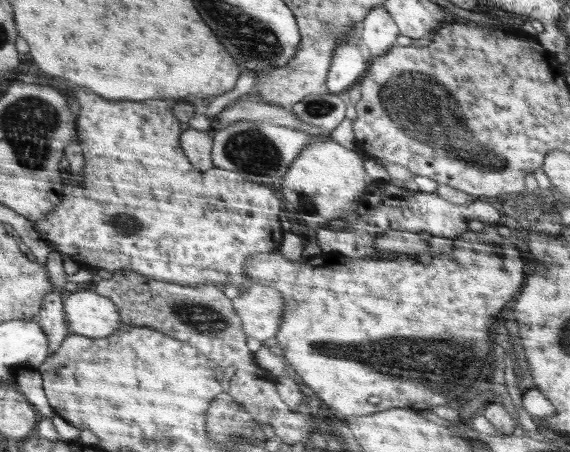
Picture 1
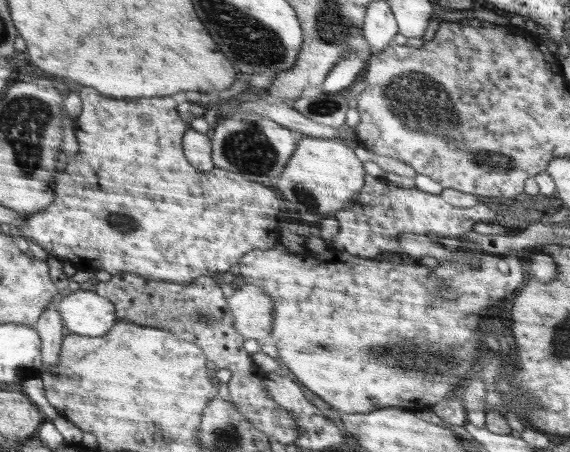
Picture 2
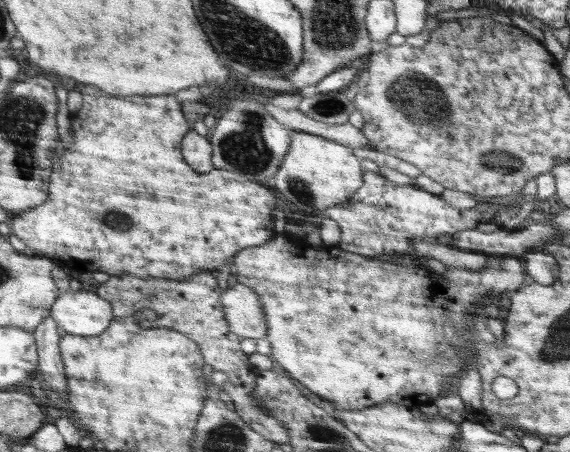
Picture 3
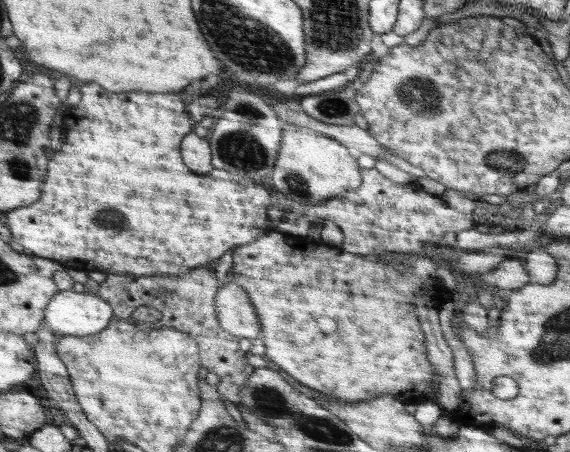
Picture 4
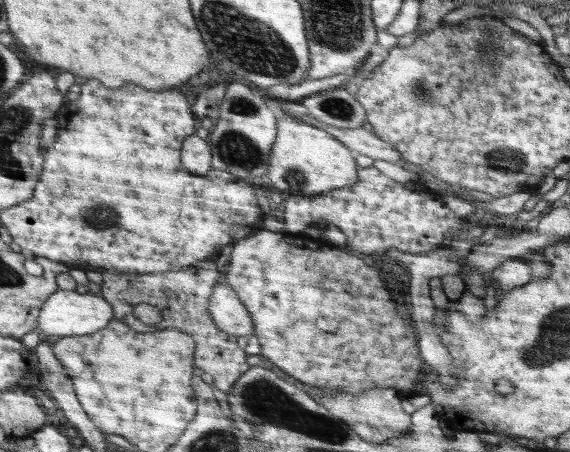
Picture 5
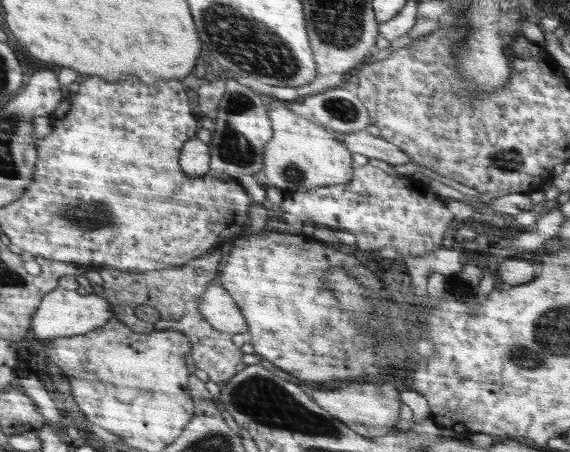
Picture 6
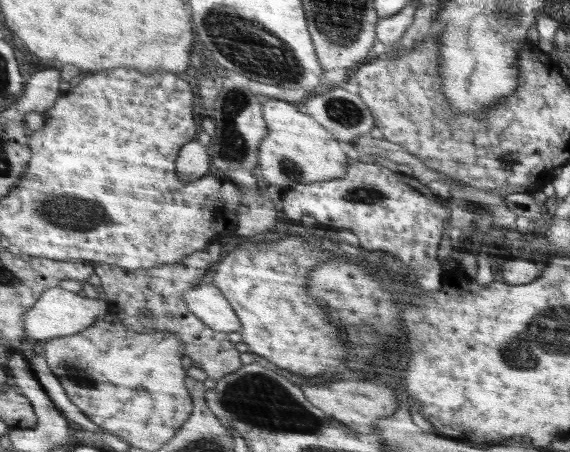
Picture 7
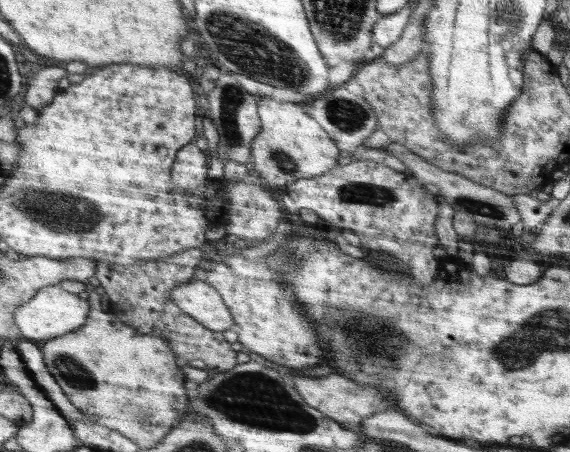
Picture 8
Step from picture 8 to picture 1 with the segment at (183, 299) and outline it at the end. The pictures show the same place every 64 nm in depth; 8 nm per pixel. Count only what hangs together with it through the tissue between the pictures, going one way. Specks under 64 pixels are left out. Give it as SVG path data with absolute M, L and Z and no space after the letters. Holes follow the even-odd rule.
M250 284L232 302L248 336L264 343L279 332L284 311L287 310L287 300L280 290Z

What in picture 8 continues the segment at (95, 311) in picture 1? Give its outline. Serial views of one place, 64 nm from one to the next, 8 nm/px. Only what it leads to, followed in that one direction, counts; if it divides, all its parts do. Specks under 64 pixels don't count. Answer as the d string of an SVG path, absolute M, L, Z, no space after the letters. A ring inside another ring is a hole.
M50 285L40 289L32 300L16 309L16 323L23 333L22 339L44 340L53 339L86 325L86 317L90 309L88 299L82 299L71 291L62 290L58 285Z

